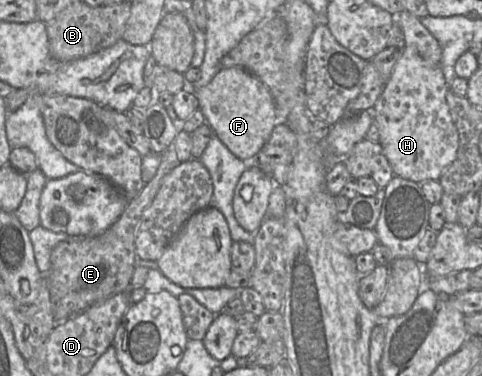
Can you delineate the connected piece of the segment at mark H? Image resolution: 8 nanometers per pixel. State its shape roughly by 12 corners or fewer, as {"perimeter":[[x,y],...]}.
{"perimeter":[[405,47],[371,111],[394,176],[439,180],[459,134],[440,65]]}

